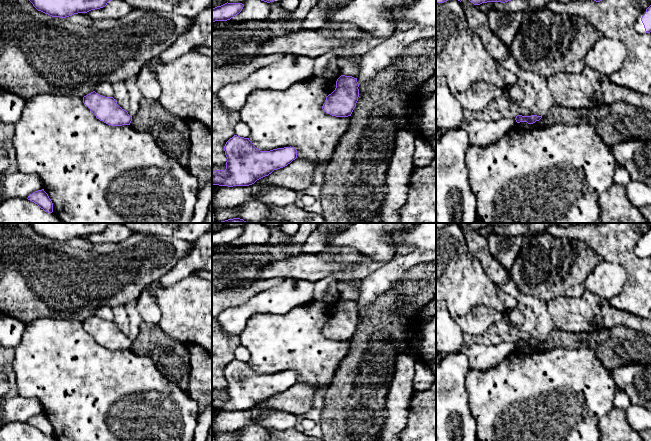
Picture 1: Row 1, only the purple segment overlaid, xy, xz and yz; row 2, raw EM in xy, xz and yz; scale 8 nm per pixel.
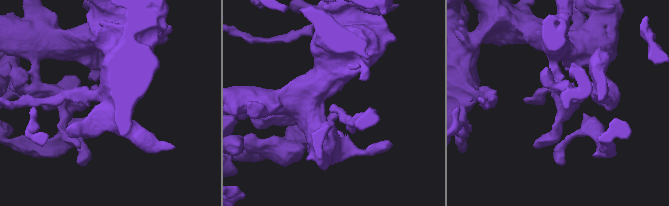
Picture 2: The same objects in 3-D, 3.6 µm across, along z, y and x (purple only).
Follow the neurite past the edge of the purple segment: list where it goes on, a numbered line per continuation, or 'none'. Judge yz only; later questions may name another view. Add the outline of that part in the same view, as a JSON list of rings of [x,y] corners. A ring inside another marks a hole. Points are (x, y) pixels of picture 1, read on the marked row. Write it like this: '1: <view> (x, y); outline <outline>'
1: yz (639, 26); outline [[[646,10],[642,11],[641,14],[639,15],[639,17],[637,18],[636,22],[635,22],[635,29],[639,34],[646,34],[644,25],[641,21],[642,16],[645,14]]]

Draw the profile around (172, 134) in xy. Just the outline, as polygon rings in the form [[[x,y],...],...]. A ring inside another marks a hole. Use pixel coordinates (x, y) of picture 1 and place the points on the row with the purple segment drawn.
[[[143,97],[130,126],[137,131],[150,133],[168,156],[187,167],[191,148],[187,121],[168,112],[159,101]]]

